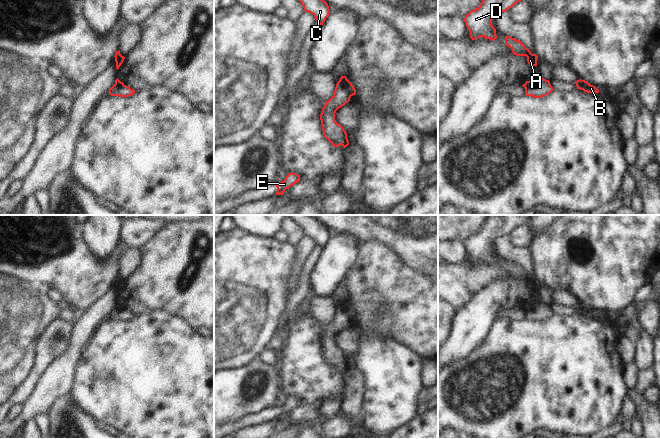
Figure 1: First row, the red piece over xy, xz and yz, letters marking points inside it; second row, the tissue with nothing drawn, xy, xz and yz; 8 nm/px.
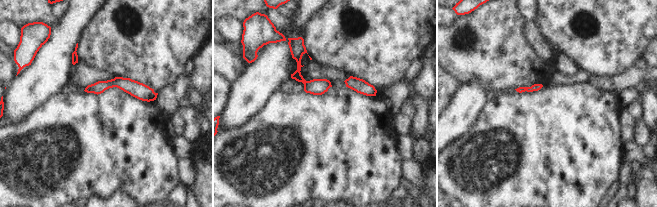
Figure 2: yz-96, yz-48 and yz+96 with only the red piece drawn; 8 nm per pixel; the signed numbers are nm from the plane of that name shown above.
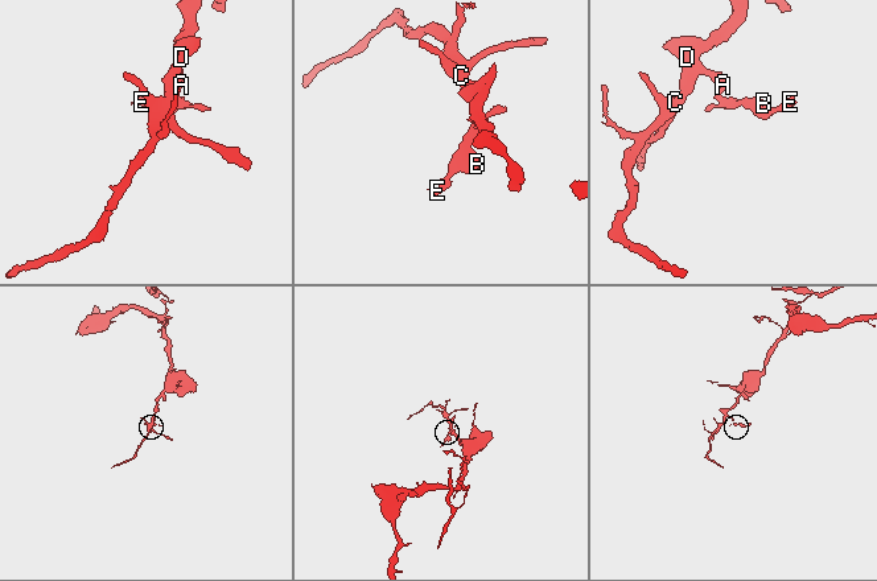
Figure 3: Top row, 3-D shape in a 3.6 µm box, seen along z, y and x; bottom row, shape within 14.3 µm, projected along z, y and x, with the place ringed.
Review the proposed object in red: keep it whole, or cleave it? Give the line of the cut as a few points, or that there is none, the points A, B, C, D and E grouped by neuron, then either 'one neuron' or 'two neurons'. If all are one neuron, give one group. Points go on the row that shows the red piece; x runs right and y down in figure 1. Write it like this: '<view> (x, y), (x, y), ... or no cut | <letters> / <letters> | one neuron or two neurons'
yz (537, 81), (525, 89) | A C D / B E | two neurons

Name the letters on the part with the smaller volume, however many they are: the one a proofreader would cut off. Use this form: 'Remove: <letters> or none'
Remove: B, E

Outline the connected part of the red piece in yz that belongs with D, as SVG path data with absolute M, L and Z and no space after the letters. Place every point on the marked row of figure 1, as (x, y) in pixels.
M482 0L480 6L471 10L464 18L465 25L470 32L470 38L476 40L484 37L494 41L497 35L492 20L519 1L522 0Z

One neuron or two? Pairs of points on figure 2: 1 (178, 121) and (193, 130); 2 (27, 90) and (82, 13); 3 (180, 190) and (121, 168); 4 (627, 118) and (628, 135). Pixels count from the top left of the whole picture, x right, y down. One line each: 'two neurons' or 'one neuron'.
1: two neurons
2: one neuron
3: two neurons
4: one neuron

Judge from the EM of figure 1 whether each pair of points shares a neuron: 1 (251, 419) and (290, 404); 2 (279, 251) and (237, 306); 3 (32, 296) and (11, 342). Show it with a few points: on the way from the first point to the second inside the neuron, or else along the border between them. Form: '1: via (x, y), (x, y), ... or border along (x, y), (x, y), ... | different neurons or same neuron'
1: via (261, 417), (270, 413), (280, 412) | same neuron
2: via (265, 265), (238, 292) | same neuron
3: via (21, 307), (11, 317), (11, 331) | same neuron

